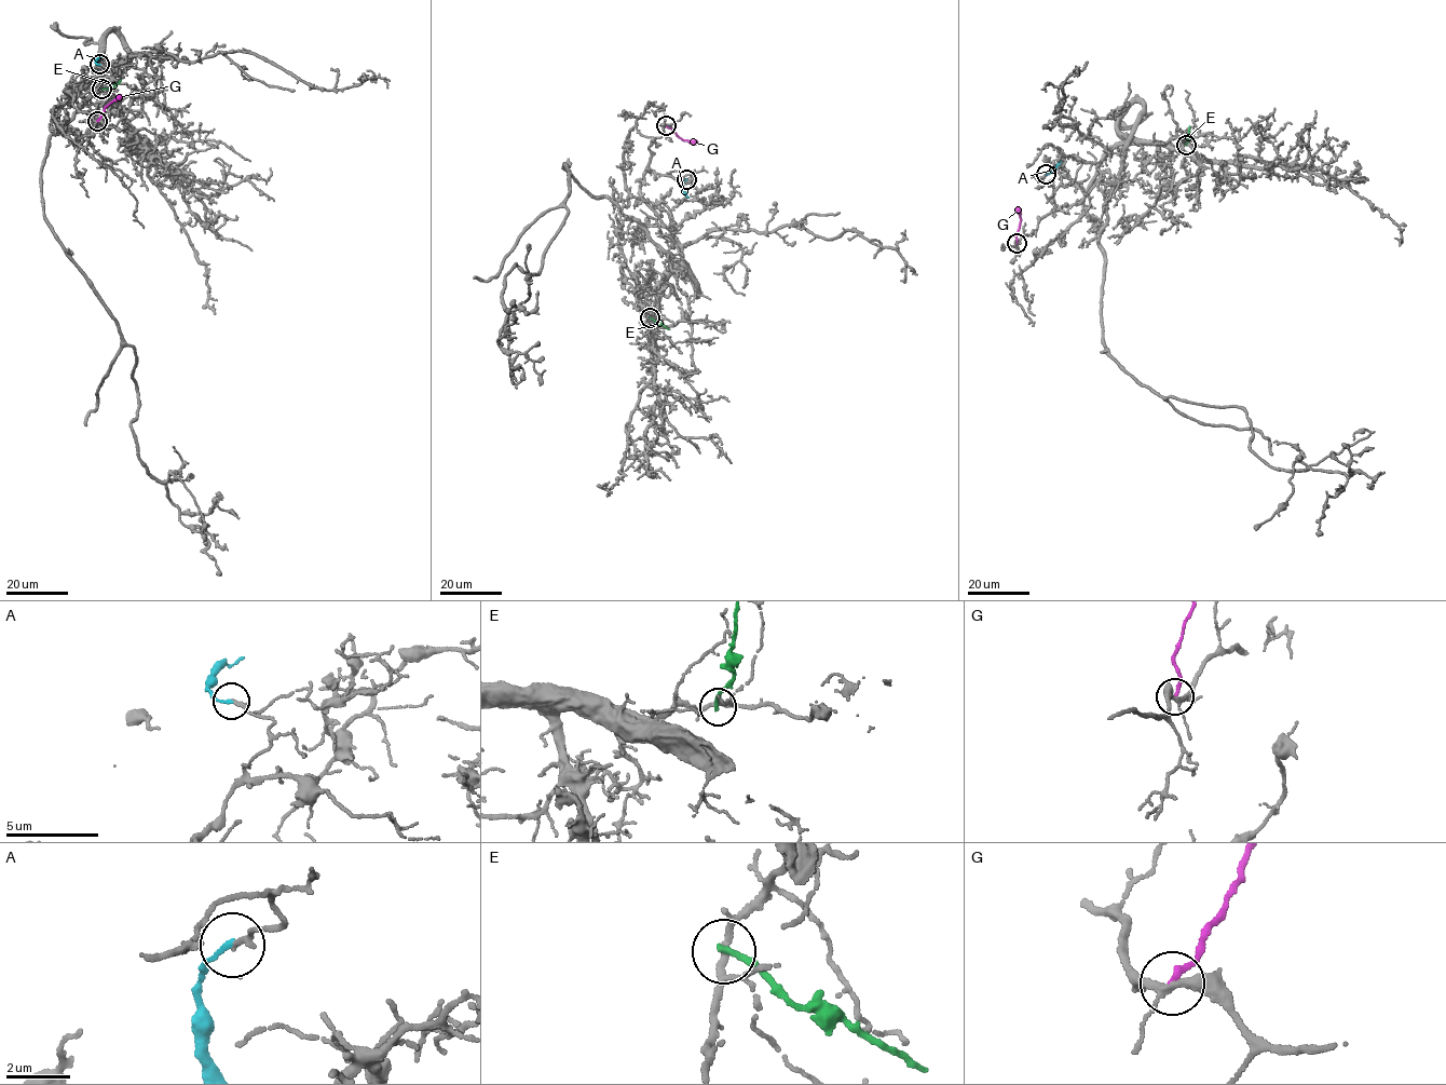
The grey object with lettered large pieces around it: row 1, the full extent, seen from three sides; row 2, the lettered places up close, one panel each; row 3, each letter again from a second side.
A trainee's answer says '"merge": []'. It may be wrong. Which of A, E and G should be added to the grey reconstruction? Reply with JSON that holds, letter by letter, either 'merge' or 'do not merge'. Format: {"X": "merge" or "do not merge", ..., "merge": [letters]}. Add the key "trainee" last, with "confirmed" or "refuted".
{"A": "do not merge", "E": "do not merge", "G": "do not merge", "merge": [], "trainee": "confirmed"}

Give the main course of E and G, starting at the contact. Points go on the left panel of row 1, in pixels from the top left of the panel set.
E: (103, 89), (121, 79)
G: (97, 121), (105, 106), (121, 95)

